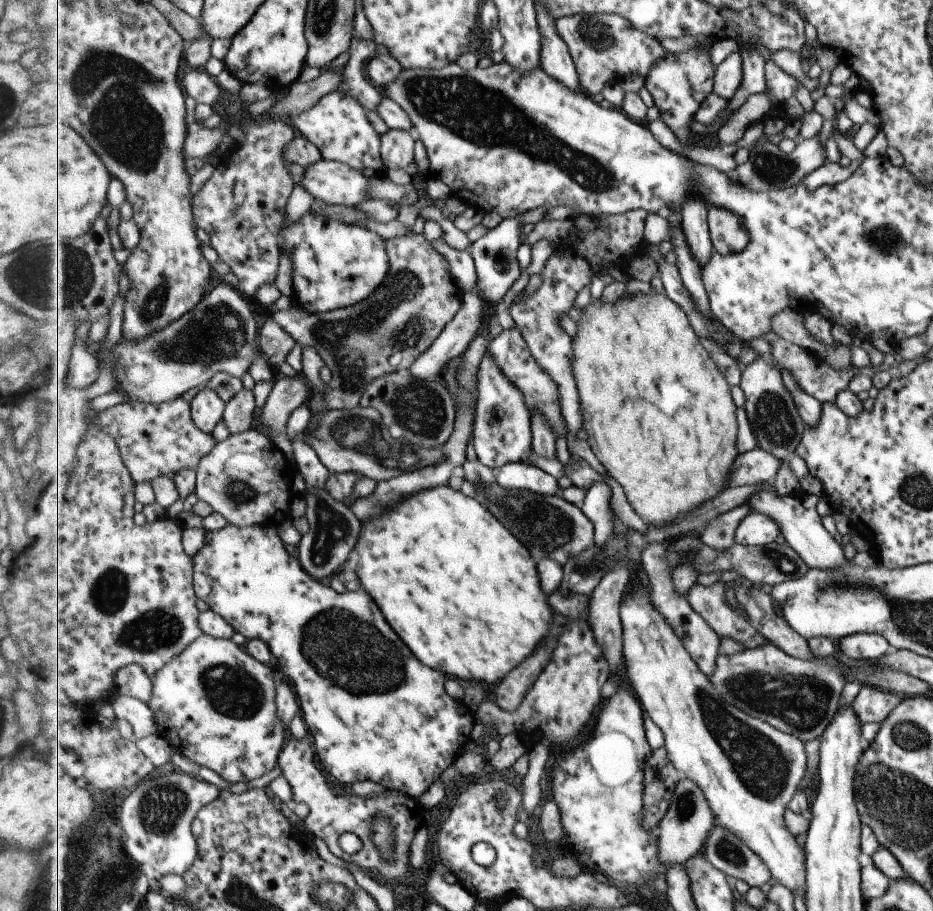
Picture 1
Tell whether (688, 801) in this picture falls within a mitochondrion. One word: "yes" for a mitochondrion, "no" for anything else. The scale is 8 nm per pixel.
yes

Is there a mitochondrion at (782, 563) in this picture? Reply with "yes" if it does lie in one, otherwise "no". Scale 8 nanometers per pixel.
yes

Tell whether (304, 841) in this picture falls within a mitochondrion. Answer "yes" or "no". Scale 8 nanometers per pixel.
no

